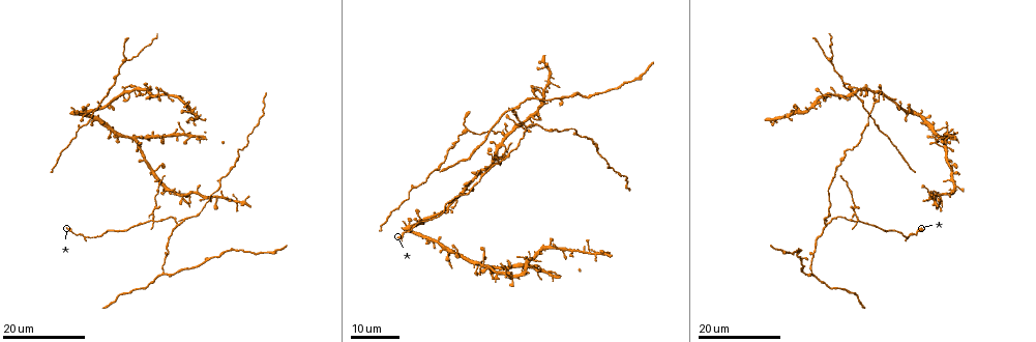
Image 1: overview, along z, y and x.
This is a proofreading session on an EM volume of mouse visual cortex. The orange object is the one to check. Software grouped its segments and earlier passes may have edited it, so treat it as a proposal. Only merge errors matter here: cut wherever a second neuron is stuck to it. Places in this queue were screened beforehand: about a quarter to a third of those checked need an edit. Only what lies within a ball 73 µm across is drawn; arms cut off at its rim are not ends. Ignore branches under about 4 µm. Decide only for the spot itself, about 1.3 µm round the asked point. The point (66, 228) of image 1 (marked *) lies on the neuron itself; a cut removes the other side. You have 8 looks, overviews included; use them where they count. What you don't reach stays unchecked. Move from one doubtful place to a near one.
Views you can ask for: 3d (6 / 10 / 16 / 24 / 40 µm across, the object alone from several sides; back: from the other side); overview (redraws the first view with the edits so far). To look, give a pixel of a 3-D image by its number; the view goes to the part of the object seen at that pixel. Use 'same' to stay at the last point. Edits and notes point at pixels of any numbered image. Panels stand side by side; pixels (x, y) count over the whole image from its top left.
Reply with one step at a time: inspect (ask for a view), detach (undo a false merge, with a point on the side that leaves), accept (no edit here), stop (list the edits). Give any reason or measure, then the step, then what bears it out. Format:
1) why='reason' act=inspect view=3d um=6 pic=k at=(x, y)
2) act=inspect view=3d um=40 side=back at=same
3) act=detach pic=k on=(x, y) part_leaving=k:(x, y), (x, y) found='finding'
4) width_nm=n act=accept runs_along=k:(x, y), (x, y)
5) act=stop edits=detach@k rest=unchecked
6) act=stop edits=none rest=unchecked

why='four arms meet' act=inspect view=3d um=24 pic=1 at=(177, 225)

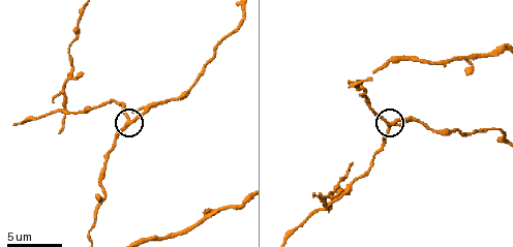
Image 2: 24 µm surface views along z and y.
act=inspect view=3d um=6 pic=2 at=(129, 120)

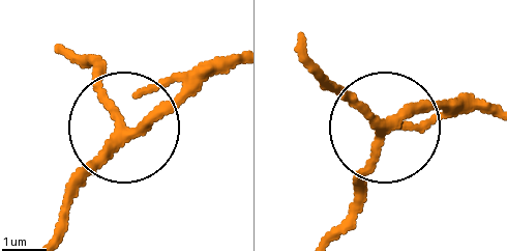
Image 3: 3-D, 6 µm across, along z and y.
side_arm_um=49 act=accept runs_along=3:(330, 235), (386, 128), (441, 102), (471, 102) found='all the same neuron'

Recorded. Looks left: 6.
why='four-way junction' act=inspect view=3d um=6 pic=2 at=(326, 209)

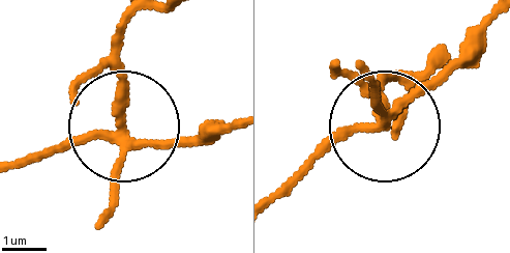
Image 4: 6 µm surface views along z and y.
act=detach pic=4 on=(123, 76) part_leaving=4:(125, 131), (115, 56), (129, 23) found='a second neuron is stuck on'

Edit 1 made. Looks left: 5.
why='redraw' act=inspect view=overview

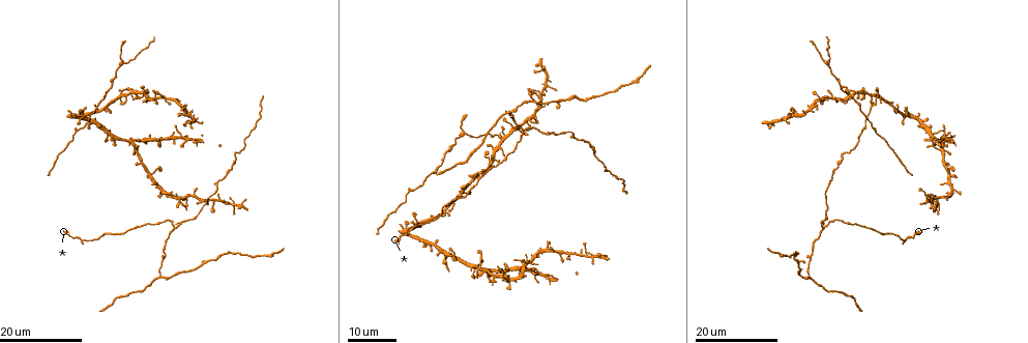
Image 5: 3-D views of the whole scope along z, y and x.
why='side arm on a straight run' act=inspect view=3d um=24 pic=5 at=(158, 279)

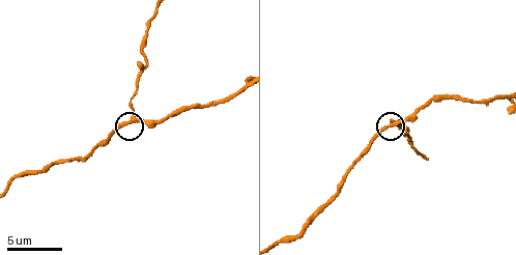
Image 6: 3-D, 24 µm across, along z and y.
act=inspect view=3d um=10 pic=6 at=(134, 120)

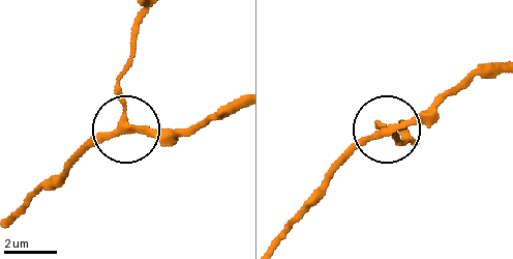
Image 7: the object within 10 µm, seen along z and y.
why='zoom in' act=inspect view=3d um=6 pic=7 at=(121, 129)

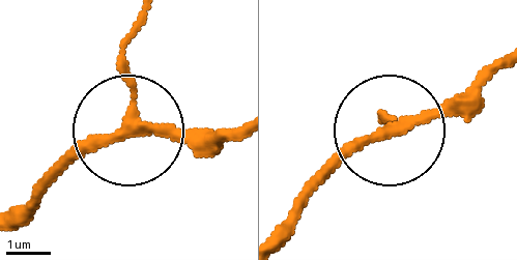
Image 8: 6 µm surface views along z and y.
arms=3 act=accept found='one neuron here'

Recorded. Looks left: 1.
act=stop edits=detach@4 rest=unchecked

